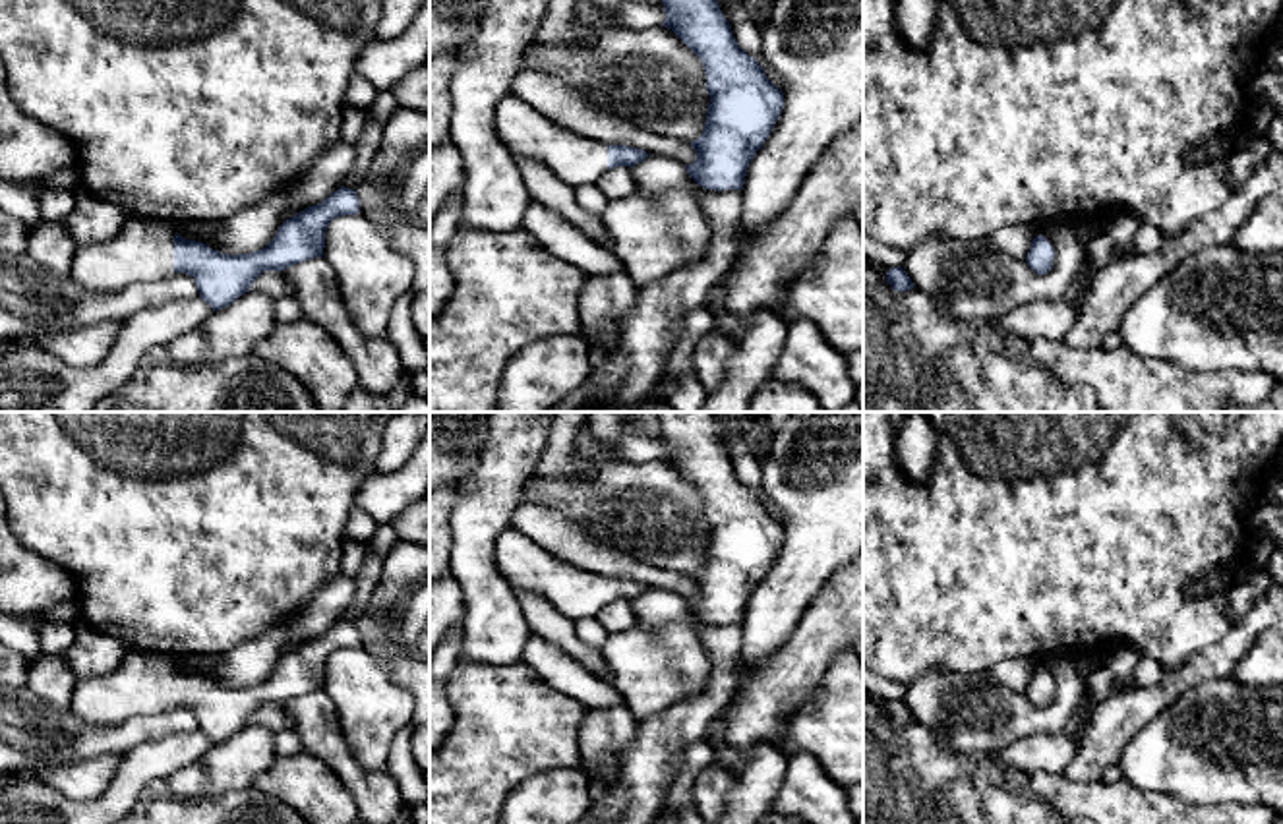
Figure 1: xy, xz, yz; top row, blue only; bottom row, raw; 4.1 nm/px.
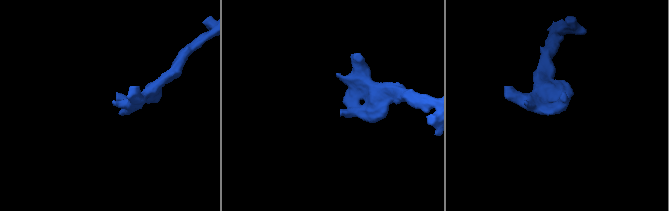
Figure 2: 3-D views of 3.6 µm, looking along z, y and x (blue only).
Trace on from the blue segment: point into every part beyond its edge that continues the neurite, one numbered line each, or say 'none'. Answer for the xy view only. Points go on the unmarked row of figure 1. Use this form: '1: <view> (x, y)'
1: xy (144, 681)

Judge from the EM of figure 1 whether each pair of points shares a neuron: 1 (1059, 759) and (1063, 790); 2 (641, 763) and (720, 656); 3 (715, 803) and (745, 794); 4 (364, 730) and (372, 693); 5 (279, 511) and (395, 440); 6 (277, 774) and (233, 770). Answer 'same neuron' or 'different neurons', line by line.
1: different neurons
2: same neuron
3: different neurons
4: same neuron
5: different neurons
6: different neurons

